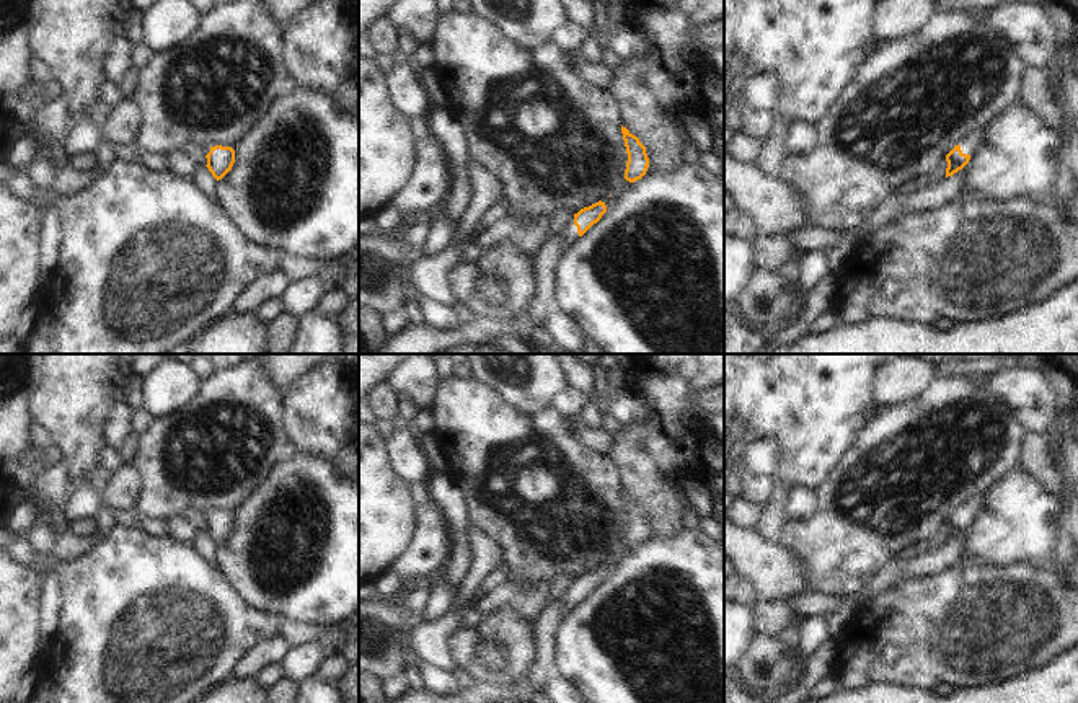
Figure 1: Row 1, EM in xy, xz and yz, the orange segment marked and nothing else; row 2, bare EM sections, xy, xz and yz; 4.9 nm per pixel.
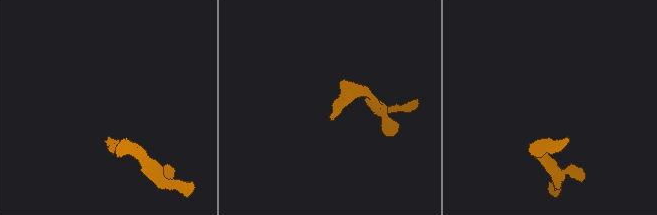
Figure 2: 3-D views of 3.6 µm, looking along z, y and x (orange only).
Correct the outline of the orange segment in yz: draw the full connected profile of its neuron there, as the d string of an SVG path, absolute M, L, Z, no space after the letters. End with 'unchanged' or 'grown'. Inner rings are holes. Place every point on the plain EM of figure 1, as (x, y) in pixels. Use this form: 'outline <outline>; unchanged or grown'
outline M985 493L975 496L961 511L956 511L946 520L946 527L948 527L946 543L952 542L969 528L970 522L975 519L979 509L983 504L983 497L985 497Z; grown

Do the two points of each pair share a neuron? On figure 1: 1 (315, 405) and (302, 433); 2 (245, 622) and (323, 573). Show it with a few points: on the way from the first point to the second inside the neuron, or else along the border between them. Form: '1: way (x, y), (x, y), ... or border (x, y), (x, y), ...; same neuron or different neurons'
1: way (315, 411), (315, 420), (309, 426); same neuron
2: border (232, 588), (250, 605), (269, 615); different neurons

